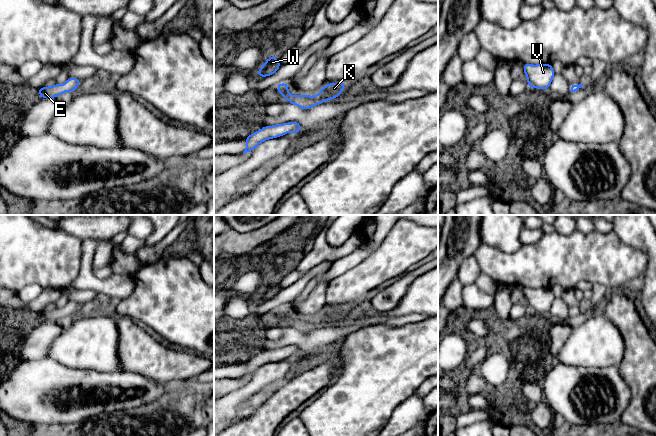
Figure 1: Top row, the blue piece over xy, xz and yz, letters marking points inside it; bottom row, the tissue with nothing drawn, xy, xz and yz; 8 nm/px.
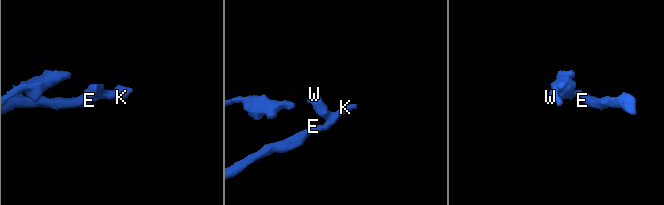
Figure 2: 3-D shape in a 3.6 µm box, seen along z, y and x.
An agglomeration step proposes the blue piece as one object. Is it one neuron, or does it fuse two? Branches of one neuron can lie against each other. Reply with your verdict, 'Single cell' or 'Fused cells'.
Single cell

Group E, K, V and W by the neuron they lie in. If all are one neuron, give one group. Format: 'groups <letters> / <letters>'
groups E K V W

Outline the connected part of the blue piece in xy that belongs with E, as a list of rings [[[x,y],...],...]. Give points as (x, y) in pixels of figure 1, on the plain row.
[[[69,301],[65,309],[57,307],[56,309],[49,311],[41,311],[40,313],[37,313],[37,315],[38,318],[41,320],[41,323],[56,322],[59,319],[63,318],[65,315],[75,316],[81,305],[81,303]]]

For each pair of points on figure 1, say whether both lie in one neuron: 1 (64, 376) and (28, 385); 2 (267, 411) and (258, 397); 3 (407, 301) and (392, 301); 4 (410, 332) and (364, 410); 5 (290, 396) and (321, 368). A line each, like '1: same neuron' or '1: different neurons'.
1: same neuron
2: different neurons
3: different neurons
4: same neuron
5: same neuron

